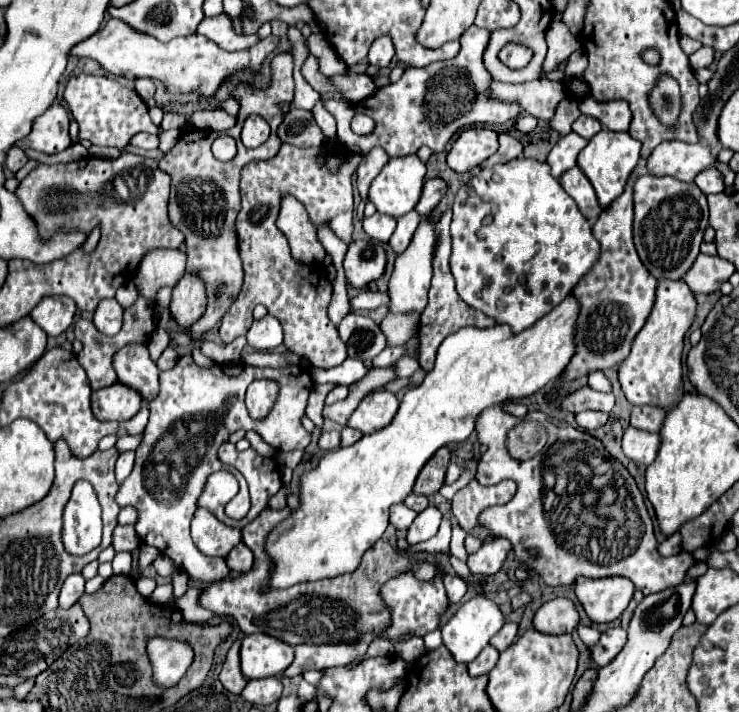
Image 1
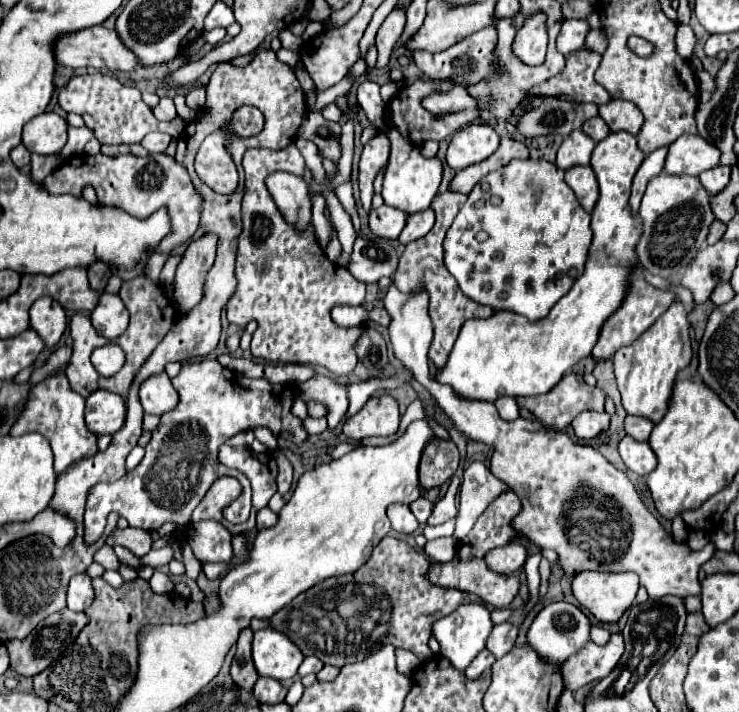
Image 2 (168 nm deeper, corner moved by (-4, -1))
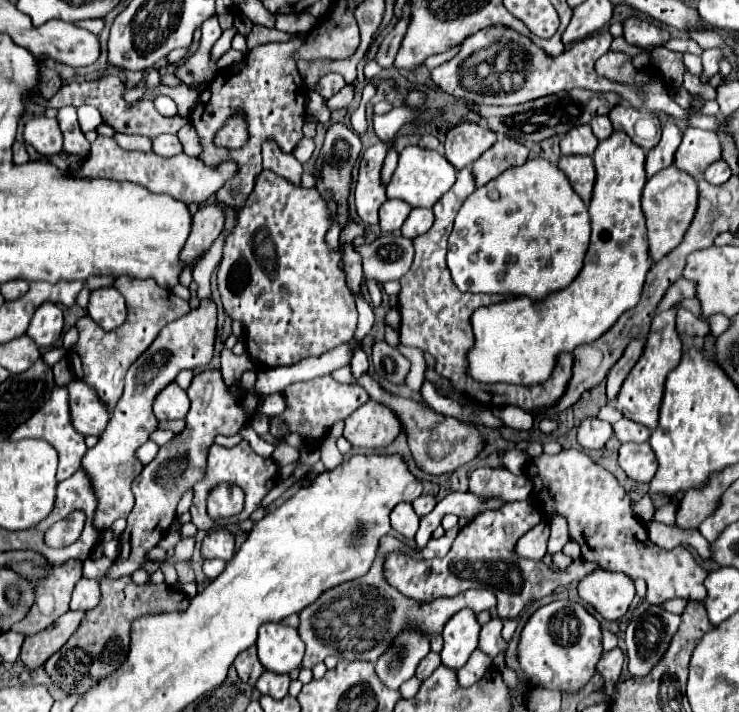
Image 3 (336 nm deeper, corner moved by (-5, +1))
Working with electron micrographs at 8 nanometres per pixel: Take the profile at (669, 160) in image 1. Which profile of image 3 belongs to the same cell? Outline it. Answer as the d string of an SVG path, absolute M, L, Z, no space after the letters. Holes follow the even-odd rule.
M690 127L686 129L682 143L676 151L674 165L690 173L694 179L702 179L704 169L718 159L722 159L722 145L718 141L718 135L714 131Z

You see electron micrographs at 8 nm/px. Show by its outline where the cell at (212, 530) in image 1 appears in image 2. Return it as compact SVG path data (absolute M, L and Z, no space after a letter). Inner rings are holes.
M201 521L189 527L189 545L201 563L229 561L233 557L231 533L217 521Z

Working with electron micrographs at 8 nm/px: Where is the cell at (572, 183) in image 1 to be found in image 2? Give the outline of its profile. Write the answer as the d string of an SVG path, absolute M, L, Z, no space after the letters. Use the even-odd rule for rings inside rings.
M589 165L571 167L569 171L565 171L565 181L575 191L581 207L587 213L591 213L597 199L599 199L599 187L597 187L597 179L595 179L593 169Z

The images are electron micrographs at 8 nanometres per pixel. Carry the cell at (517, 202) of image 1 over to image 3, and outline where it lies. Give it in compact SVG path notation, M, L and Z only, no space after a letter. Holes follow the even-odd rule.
M532 159L526 161L520 167L508 169L506 173L502 173L500 177L492 179L490 183L486 183L484 187L476 189L460 207L456 221L454 221L454 229L452 235L448 239L448 269L452 273L452 279L456 283L456 287L460 291L470 291L470 293L512 293L512 295L530 295L532 299L542 299L552 291L564 289L568 283L574 281L574 277L580 273L582 269L582 261L588 249L588 239L590 239L590 219L588 219L588 207L584 205L584 201L574 193L574 189L570 189L570 181L566 181L566 175L550 165L544 159Z

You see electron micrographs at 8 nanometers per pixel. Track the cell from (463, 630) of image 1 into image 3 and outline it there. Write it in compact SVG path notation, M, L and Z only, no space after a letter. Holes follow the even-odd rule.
M462 609L454 617L450 617L442 631L444 637L444 647L440 653L442 665L450 669L460 669L476 649L478 633L480 623L476 621L472 609Z

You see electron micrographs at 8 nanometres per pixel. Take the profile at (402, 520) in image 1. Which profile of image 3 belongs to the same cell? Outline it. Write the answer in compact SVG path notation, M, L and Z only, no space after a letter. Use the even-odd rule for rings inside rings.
M398 503L392 509L390 519L392 519L392 529L396 529L406 539L414 539L414 535L418 531L420 517L414 513L414 509L412 509L410 503Z

